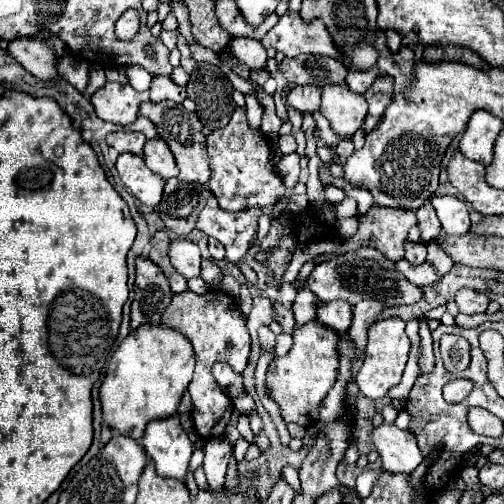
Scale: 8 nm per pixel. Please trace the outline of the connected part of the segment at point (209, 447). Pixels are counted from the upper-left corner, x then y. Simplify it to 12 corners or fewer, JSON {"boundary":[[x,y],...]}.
{"boundary":[[208,441],[204,473],[214,493],[222,491],[232,445]]}

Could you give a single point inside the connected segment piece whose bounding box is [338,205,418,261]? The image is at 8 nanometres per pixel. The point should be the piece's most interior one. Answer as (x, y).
(386, 229)

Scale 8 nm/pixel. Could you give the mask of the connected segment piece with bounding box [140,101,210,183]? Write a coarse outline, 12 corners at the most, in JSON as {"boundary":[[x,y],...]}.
{"boundary":[[146,101],[180,169],[178,179],[210,179],[206,135],[180,103]]}

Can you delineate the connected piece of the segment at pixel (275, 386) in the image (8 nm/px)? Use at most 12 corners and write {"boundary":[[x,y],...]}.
{"boundary":[[310,321],[266,381],[308,427],[336,381],[336,333]]}

